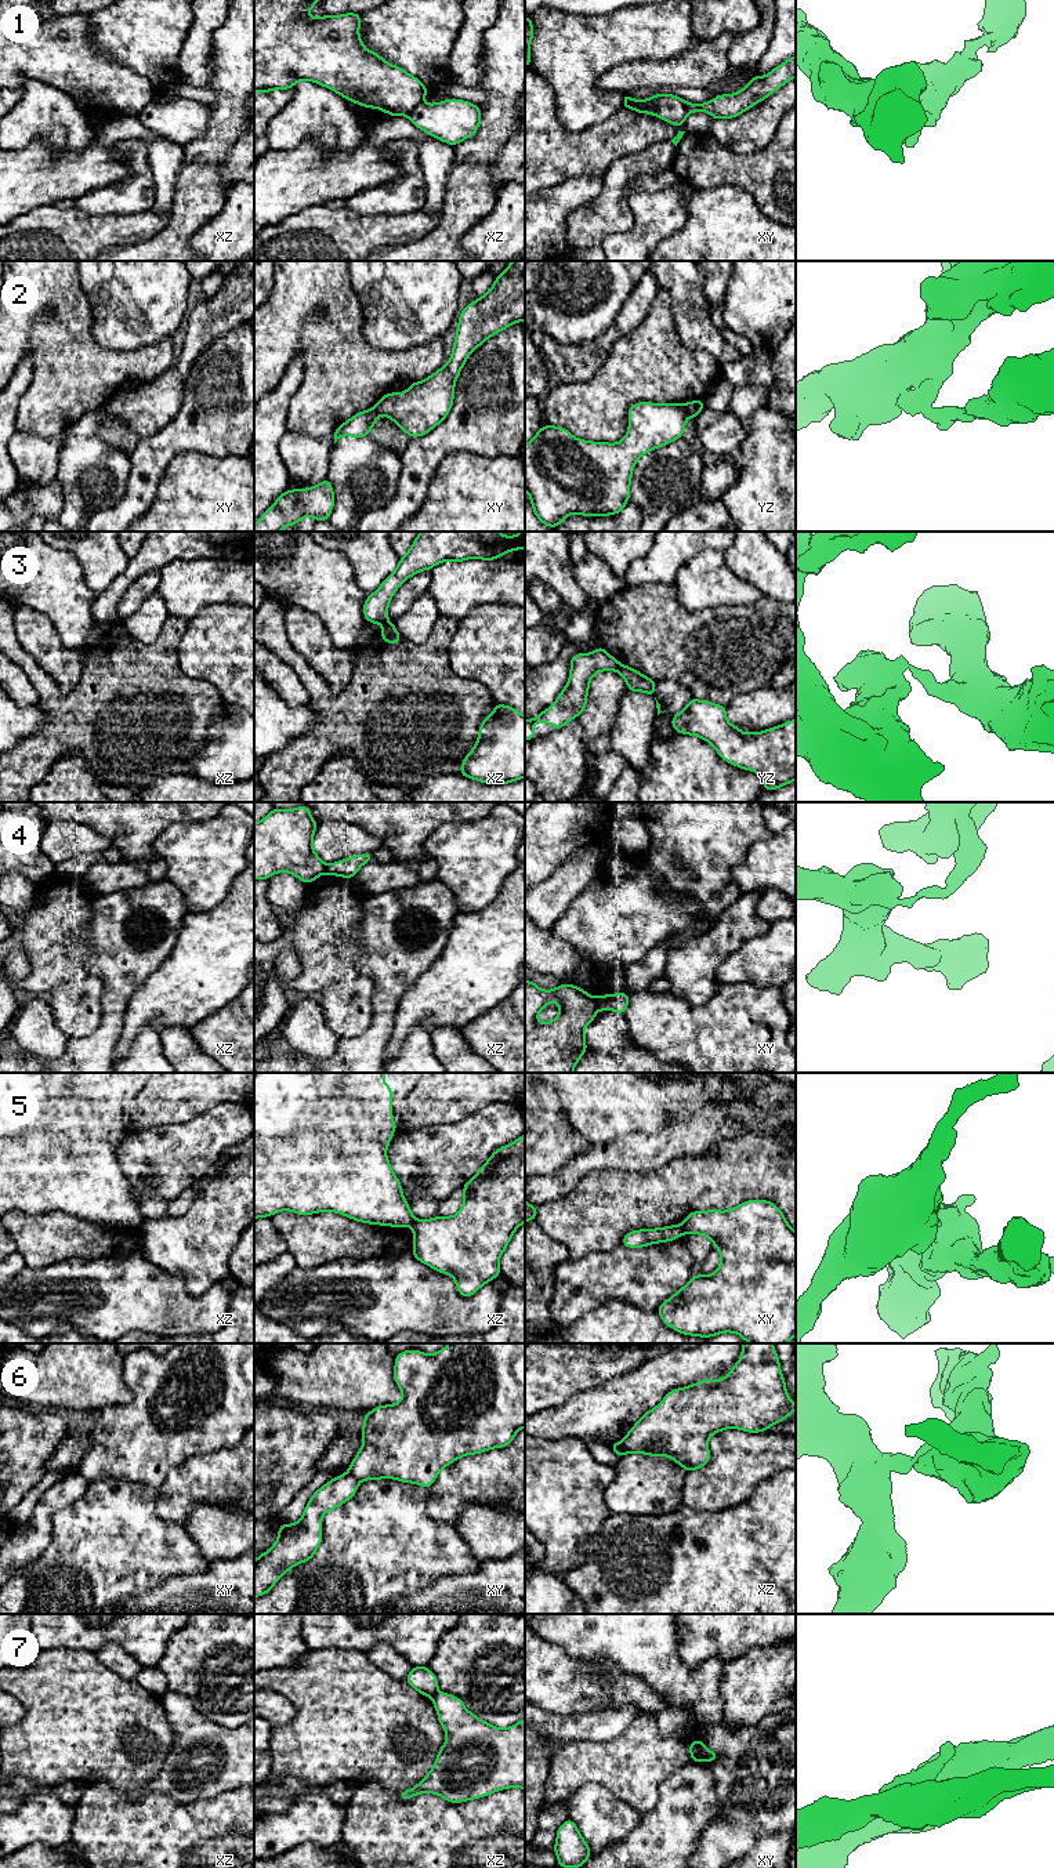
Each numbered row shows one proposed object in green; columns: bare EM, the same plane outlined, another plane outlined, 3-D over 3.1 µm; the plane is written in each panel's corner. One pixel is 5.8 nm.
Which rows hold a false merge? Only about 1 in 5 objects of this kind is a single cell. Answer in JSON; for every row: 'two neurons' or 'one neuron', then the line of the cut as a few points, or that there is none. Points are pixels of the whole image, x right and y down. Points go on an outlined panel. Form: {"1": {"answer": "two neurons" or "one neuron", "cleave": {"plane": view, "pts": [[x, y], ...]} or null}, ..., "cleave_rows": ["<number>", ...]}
{"1": {"answer": "two neurons", "cleave": {"plane": "xz", "pts": [[422, 101], [406, 115]]}}, "2": {"answer": "two neurons", "cleave": {"plane": "yz", "pts": [[683, 405], [690, 416]]}}, "3": {"answer": "two neurons", "cleave": {"plane": "yz", "pts": [[620, 664], [616, 670]]}}, "4": {"answer": "two neurons", "cleave": {"plane": "xz", "pts": [[323, 864], [325, 873]]}}, "5": {"answer": "two neurons", "cleave": {"plane": "xy", "pts": [[681, 1225], [684, 1232]]}}, "6": {"answer": "two neurons", "cleave": {"plane": "xy", "pts": [[347, 1472], [359, 1480]]}}, "7": {"answer": "two neurons", "cleave": {"plane": "xz", "pts": [[438, 1691], [433, 1697]]}}, "cleave_rows": ["1", "2", "3", "4", "5", "6", "7"]}

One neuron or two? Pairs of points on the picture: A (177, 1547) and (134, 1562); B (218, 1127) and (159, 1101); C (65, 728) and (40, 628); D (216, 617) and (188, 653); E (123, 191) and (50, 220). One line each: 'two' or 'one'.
A: one
B: two
C: two
D: one
E: two

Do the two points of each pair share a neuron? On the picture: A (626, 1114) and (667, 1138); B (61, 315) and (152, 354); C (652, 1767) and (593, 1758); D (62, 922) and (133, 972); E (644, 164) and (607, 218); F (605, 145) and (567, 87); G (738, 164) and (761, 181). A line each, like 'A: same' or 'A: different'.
A: different
B: same
C: same
D: different
E: same
F: different
G: same

